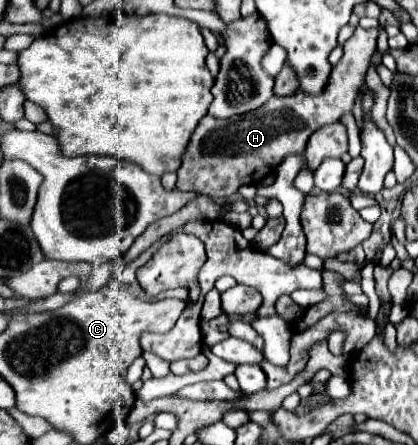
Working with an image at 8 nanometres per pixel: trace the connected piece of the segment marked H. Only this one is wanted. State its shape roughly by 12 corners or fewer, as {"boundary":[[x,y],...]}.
{"boundary":[[356,27],[320,97],[206,115],[176,189],[212,199],[260,185],[352,109],[380,27]]}

